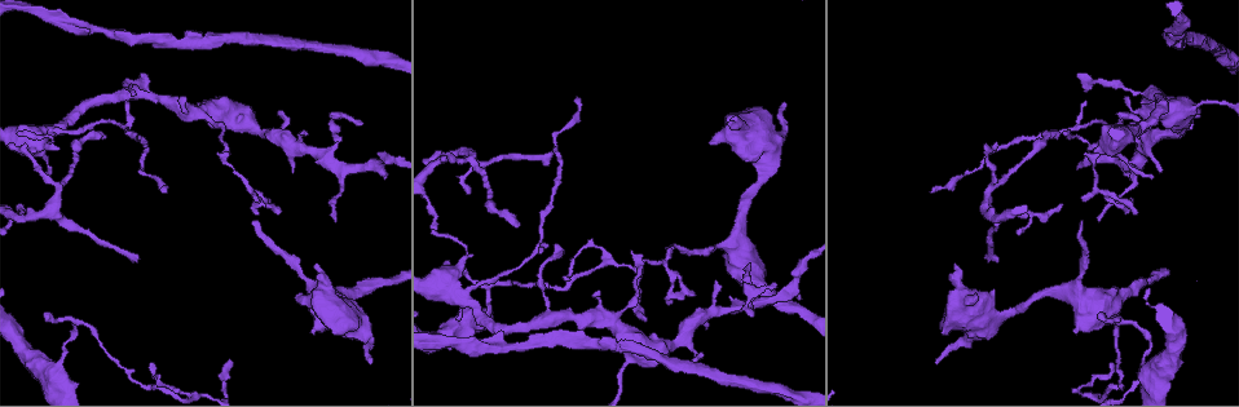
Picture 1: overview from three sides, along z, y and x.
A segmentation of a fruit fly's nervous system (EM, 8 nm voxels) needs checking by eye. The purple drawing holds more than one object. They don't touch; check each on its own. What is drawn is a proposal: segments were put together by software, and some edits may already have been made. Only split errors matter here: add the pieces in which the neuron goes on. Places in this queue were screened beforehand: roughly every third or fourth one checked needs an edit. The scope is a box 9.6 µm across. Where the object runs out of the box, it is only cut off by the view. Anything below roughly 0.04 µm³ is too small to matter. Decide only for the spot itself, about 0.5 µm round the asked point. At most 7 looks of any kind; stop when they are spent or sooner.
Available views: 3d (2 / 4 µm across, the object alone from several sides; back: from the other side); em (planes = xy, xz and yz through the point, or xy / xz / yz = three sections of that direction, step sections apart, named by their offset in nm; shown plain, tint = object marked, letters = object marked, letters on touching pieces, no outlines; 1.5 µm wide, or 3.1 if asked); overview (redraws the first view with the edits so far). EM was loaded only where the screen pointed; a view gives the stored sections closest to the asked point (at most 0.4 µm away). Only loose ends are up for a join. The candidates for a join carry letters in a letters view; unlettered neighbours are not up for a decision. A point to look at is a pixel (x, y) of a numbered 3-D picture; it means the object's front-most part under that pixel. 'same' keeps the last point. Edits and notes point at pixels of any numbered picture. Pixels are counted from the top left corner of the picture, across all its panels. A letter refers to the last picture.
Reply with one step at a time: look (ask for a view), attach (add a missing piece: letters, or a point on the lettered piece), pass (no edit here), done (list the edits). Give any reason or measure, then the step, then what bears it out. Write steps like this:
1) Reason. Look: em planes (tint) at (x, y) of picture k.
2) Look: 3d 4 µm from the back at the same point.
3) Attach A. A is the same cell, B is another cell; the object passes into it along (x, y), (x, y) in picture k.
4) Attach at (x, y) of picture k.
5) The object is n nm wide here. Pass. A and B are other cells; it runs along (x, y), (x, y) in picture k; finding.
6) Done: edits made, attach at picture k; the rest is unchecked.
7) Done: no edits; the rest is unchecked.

Thin end. Look: 3d 4 µm at (361, 122) of picture 1.

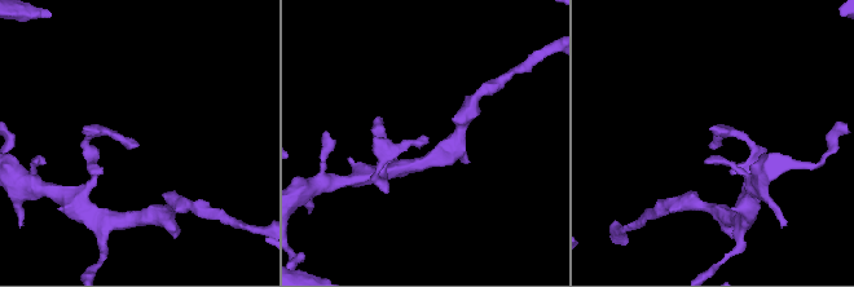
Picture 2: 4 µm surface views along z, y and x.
Shape alone is not enough. Look: em planes (letters) at (711, 148) of picture 2.

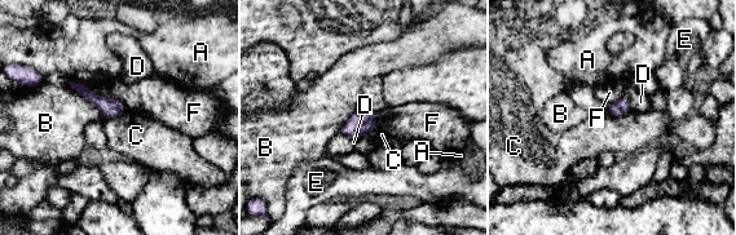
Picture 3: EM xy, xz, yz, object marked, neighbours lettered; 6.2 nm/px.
The object is 90 nm wide here. Pass. A, B, C, D, E and F are other cells; it runs along (79, 88), (109, 107), (122, 109) in picture 3; no lettered piece goes on from it.

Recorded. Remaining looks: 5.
Thick end. Look: em 3.1 µm yz step 16 (tint) at (1075, 334) of picture 1.

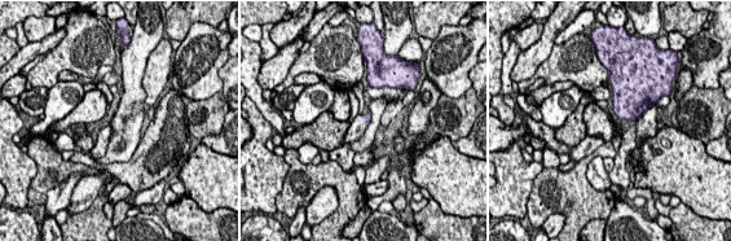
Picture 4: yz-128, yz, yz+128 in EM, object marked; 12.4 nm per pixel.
Look: em 3.1 µm yz step 16 (letters) at the same point.

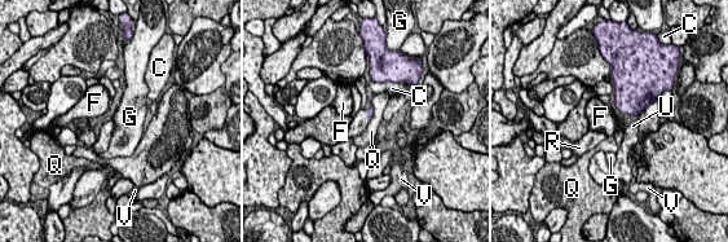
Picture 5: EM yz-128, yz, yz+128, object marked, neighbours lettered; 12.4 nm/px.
Attach R. R is the same cell, C, F, G, Q, U and V are other cells; the object passes into it along (369, 113), (364, 114), (360, 122) in picture 5; it goes on there.

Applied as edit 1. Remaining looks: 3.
Look: overview.

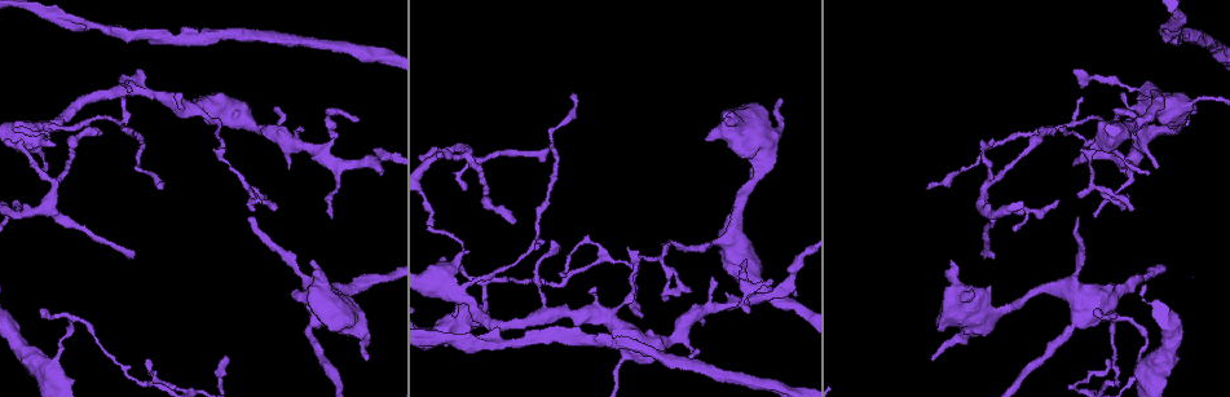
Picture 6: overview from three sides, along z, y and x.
An open end. Look: em xy step 4 (tint) at (179, 96) of picture 6.

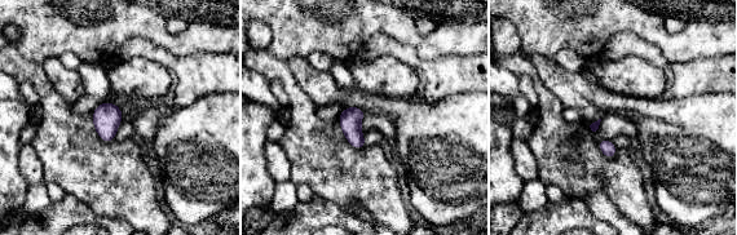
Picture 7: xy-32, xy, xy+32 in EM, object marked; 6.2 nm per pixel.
Another direction. Look: em planes (letters) at the same point.

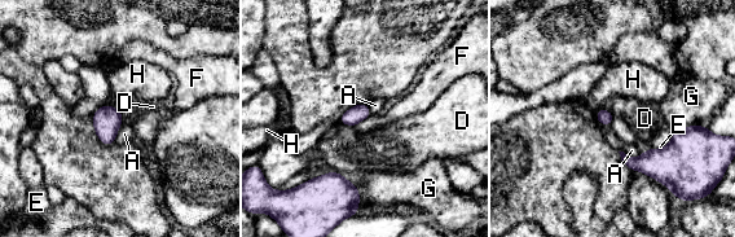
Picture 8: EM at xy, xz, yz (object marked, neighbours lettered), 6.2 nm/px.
Pass. A, D, E, F, G and H are other cells; a border runs along (338, 122), (352, 127) in picture 8; none of them fits.

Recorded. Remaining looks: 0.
Done: edits made, attach at picture 5; the rest is unchecked.

